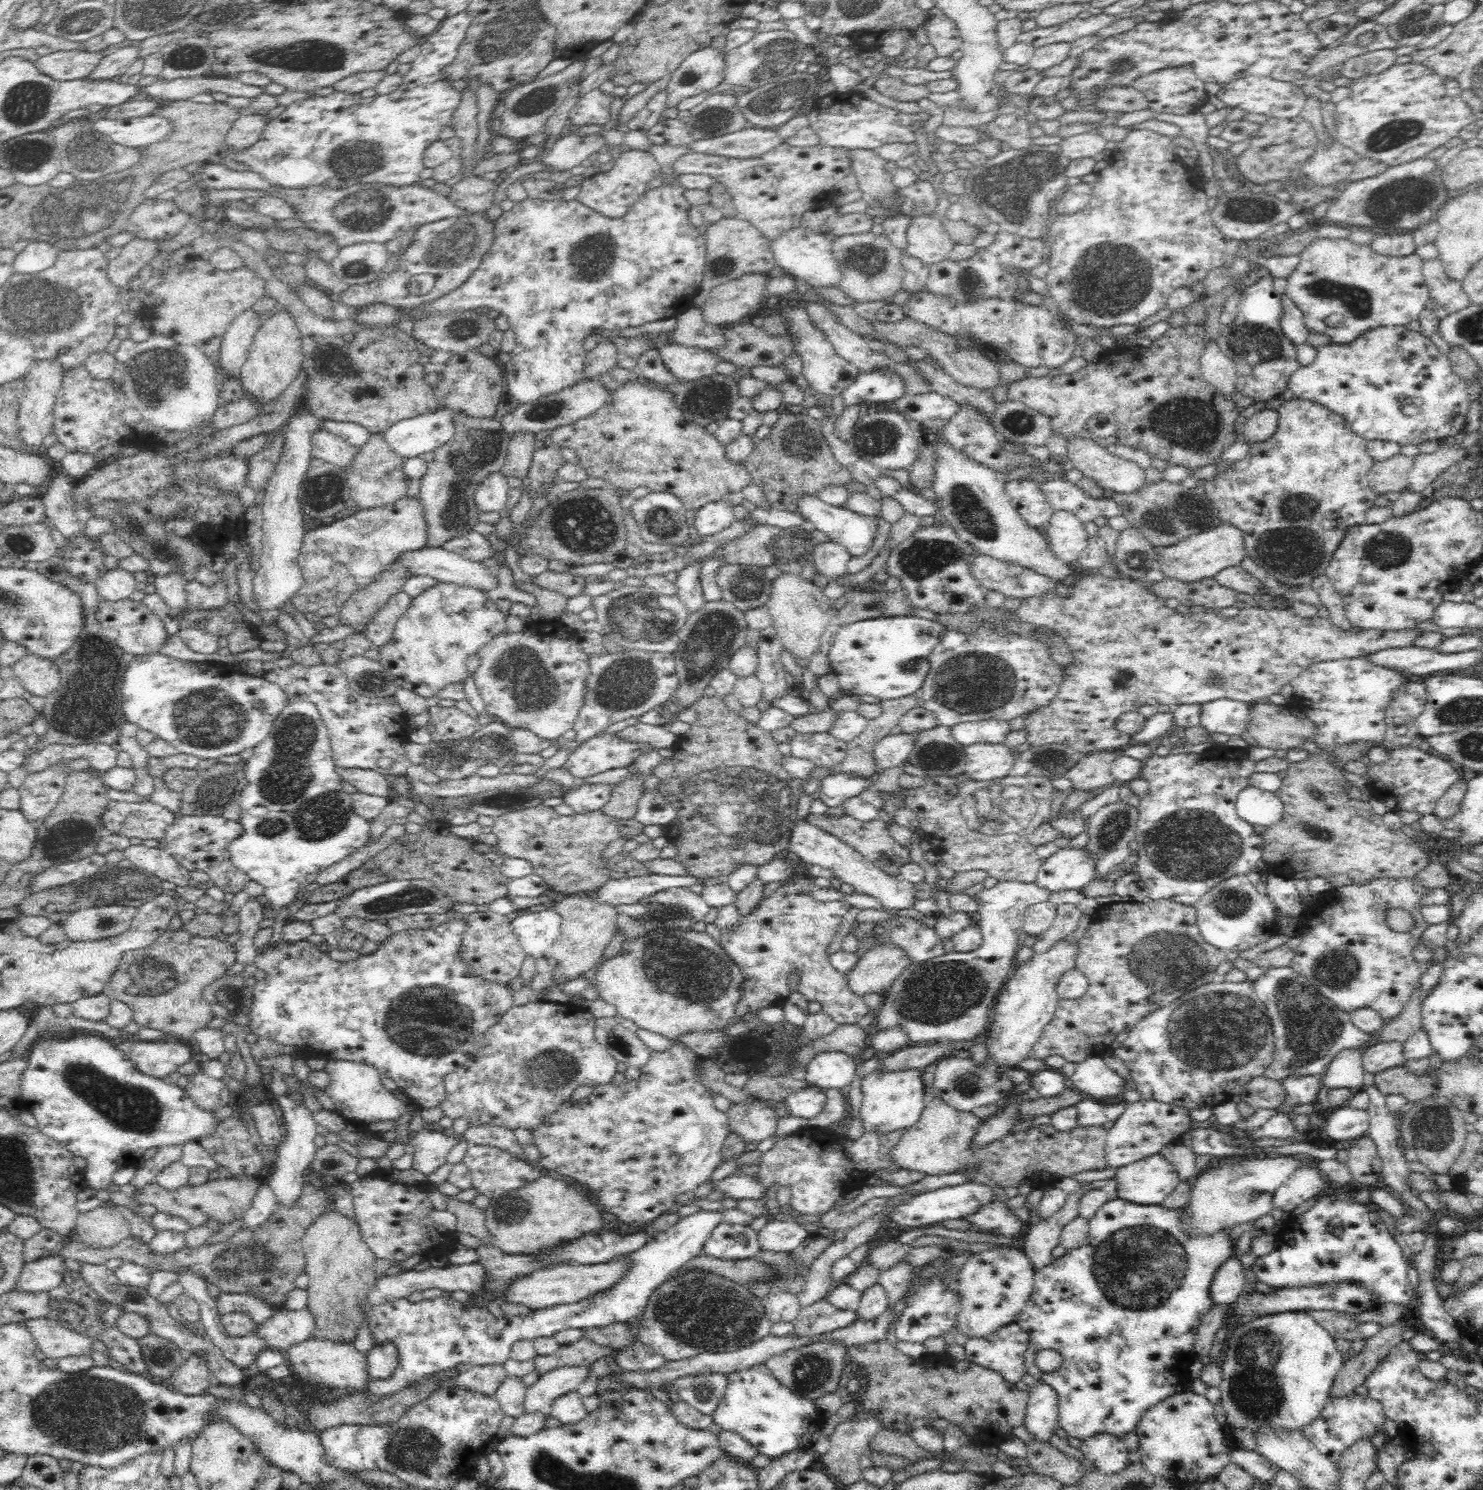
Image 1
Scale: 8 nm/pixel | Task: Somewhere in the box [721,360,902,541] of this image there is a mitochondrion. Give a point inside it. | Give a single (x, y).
(797, 441)

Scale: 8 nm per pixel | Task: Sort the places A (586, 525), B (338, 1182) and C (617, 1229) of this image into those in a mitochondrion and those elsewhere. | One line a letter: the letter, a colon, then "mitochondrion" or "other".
A: mitochondrion
B: other
C: other

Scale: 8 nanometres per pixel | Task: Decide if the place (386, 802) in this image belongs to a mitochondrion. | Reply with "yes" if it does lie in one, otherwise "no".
no

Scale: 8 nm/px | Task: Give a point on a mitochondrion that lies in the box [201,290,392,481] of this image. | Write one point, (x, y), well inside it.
(331, 363)

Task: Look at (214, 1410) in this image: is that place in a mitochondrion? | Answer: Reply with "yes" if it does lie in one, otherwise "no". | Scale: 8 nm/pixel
no

